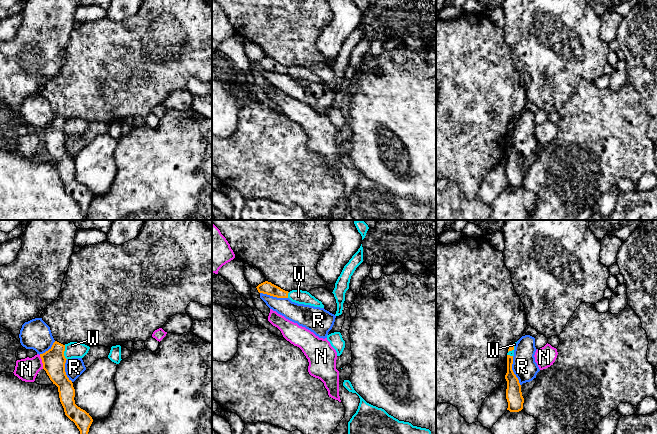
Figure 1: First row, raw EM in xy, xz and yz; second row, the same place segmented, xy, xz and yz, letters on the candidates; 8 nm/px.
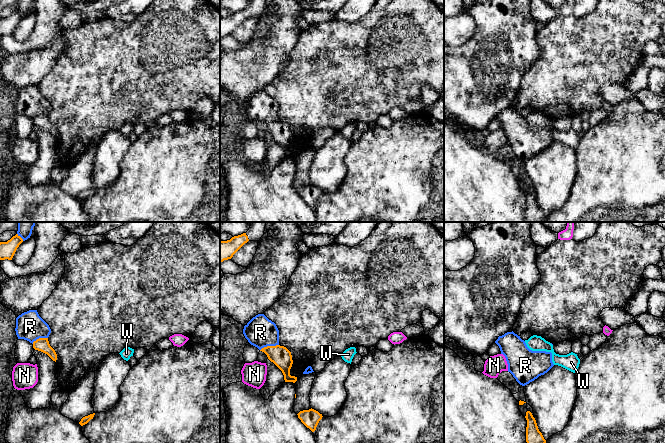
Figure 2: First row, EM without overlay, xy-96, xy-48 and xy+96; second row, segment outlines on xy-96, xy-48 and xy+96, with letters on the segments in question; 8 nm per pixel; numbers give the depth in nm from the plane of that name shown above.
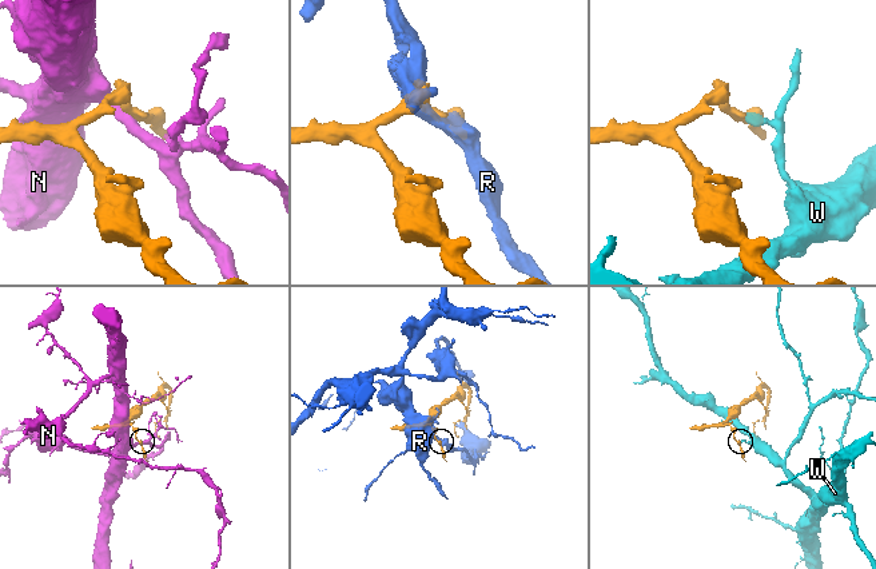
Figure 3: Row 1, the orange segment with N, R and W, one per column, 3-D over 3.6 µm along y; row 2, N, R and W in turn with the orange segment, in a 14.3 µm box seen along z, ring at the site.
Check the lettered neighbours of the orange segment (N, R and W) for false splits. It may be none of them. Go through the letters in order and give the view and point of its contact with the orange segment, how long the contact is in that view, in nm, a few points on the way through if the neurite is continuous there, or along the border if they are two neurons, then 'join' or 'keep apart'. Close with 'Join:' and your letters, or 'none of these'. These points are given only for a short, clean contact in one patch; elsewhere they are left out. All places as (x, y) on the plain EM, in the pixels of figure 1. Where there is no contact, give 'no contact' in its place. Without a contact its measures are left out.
N: contact xy (42, 138); length 120 nm; border xy (39, 131), (43, 144); keep apart
R: contact yz (512, 147); length 240 nm; keep apart
W: contact xy (63, 128); length 120 nm; border xy (64, 121), (64, 133), (66, 135); keep apart
Join: none of these

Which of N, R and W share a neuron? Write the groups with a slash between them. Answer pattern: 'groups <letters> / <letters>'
groups N / R / W

